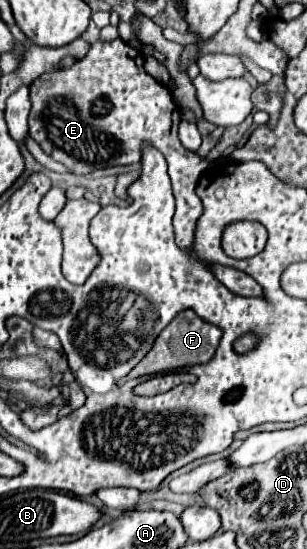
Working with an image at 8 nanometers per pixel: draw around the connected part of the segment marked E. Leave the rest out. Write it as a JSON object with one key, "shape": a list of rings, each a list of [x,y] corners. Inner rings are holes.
{"shape":[[[115,39],[111,43],[97,41],[93,43],[87,57],[77,61],[73,67],[55,69],[37,77],[37,81],[33,81],[33,85],[29,87],[29,99],[33,103],[29,121],[31,137],[41,145],[41,149],[49,157],[63,163],[69,169],[69,173],[75,175],[87,175],[93,169],[103,169],[103,167],[135,165],[141,161],[141,147],[153,145],[165,155],[169,169],[177,173],[175,201],[181,201],[181,205],[185,205],[185,197],[181,197],[181,193],[185,193],[185,185],[197,185],[199,177],[193,177],[193,169],[185,173],[185,149],[177,139],[177,125],[181,121],[181,111],[175,105],[171,91],[145,73],[143,61],[145,61],[143,53],[121,39]]]}

